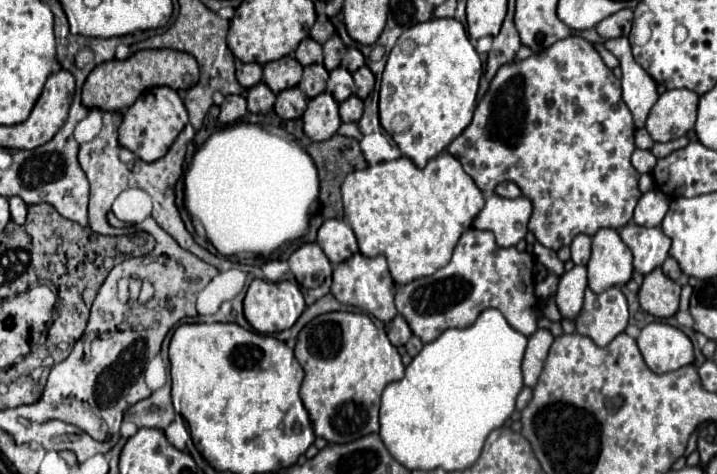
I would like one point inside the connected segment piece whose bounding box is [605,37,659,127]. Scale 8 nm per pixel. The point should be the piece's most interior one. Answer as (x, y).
(639, 89)

